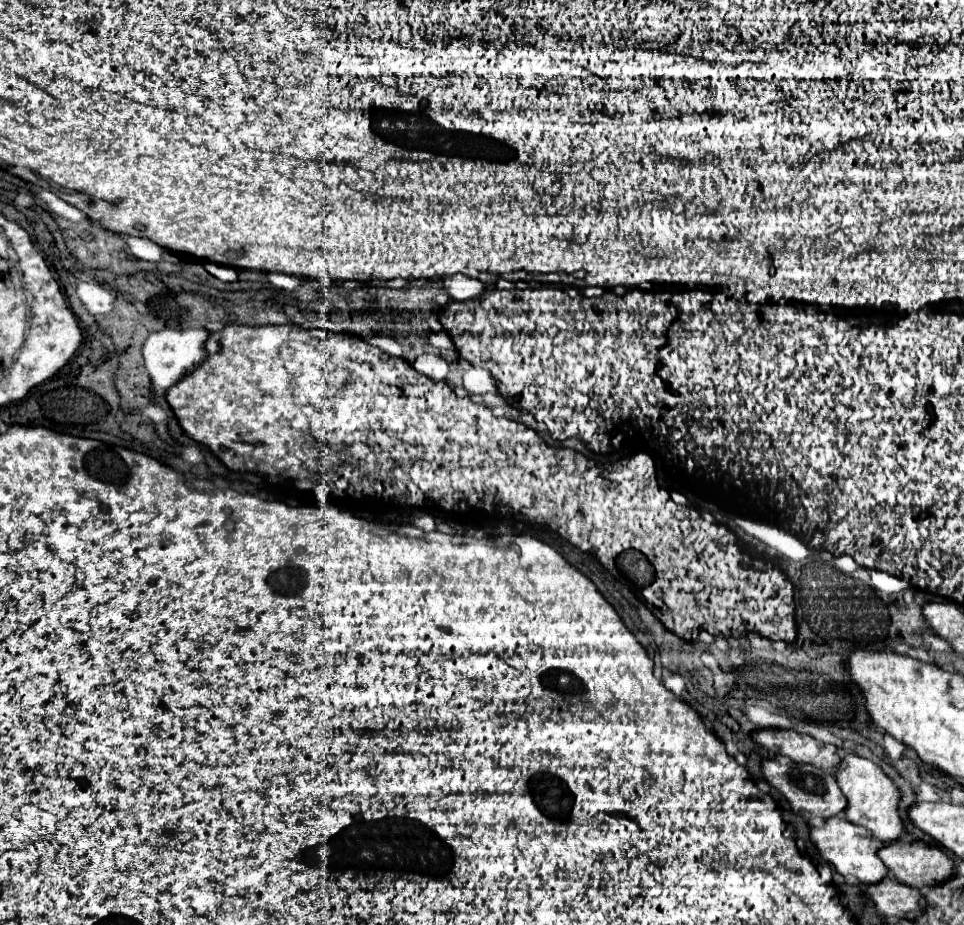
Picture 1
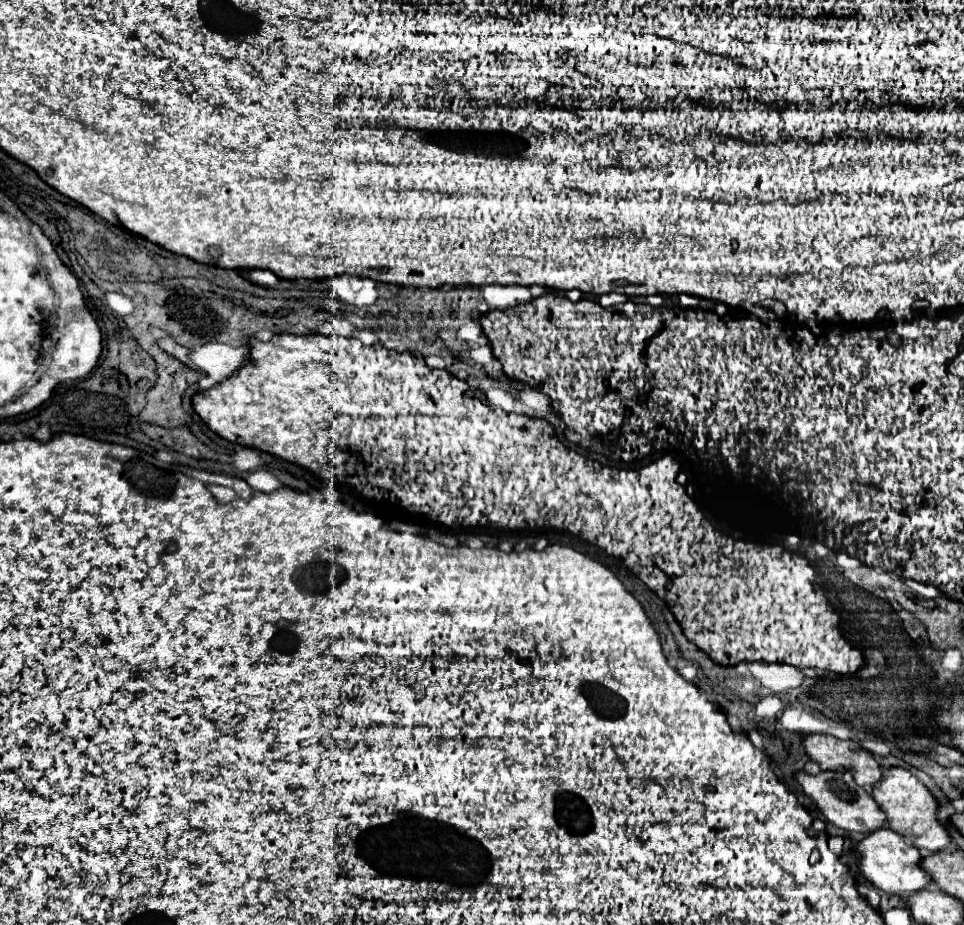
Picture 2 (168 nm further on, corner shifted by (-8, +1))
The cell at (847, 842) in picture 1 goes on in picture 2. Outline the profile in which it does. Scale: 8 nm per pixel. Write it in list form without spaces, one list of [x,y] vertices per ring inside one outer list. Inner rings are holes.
[[[878,829],[876,833],[866,835],[864,841],[854,845],[854,851],[860,855],[860,871],[862,875],[878,889],[898,895],[898,897],[908,897],[912,893],[922,891],[932,883],[932,877],[922,869],[922,853],[904,841],[902,835],[894,833],[892,829]]]

